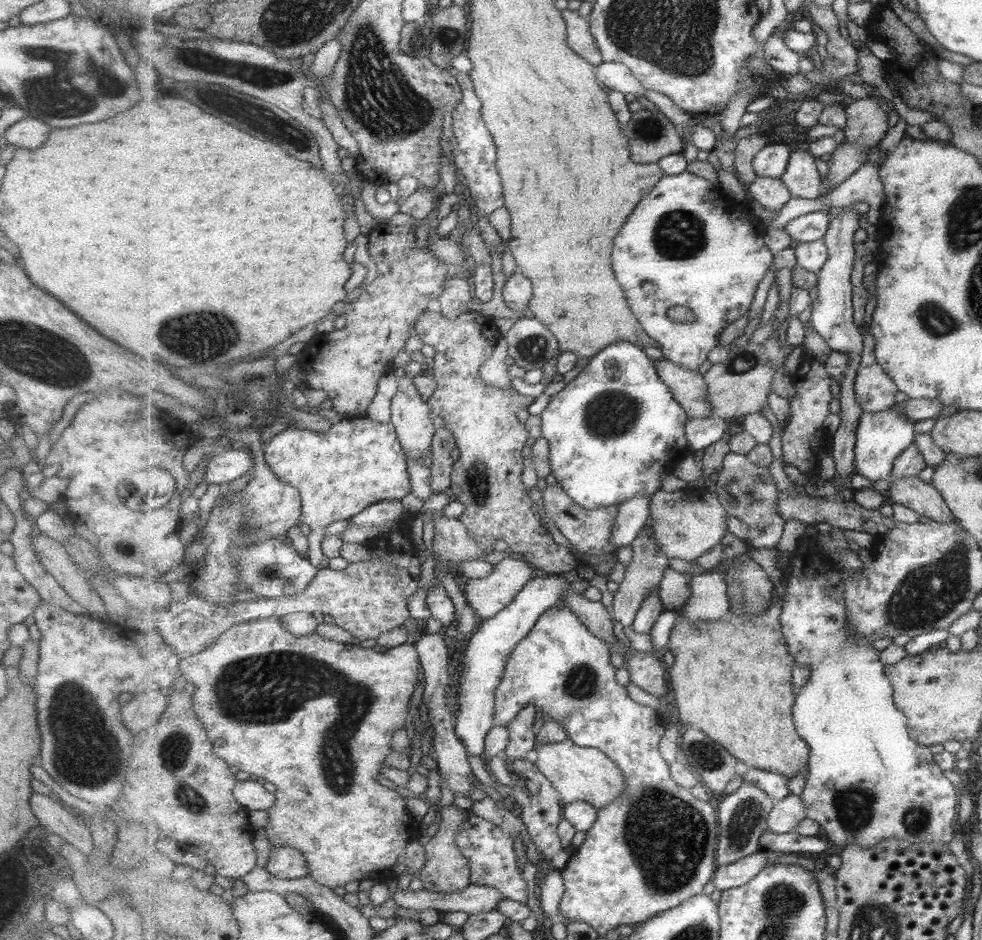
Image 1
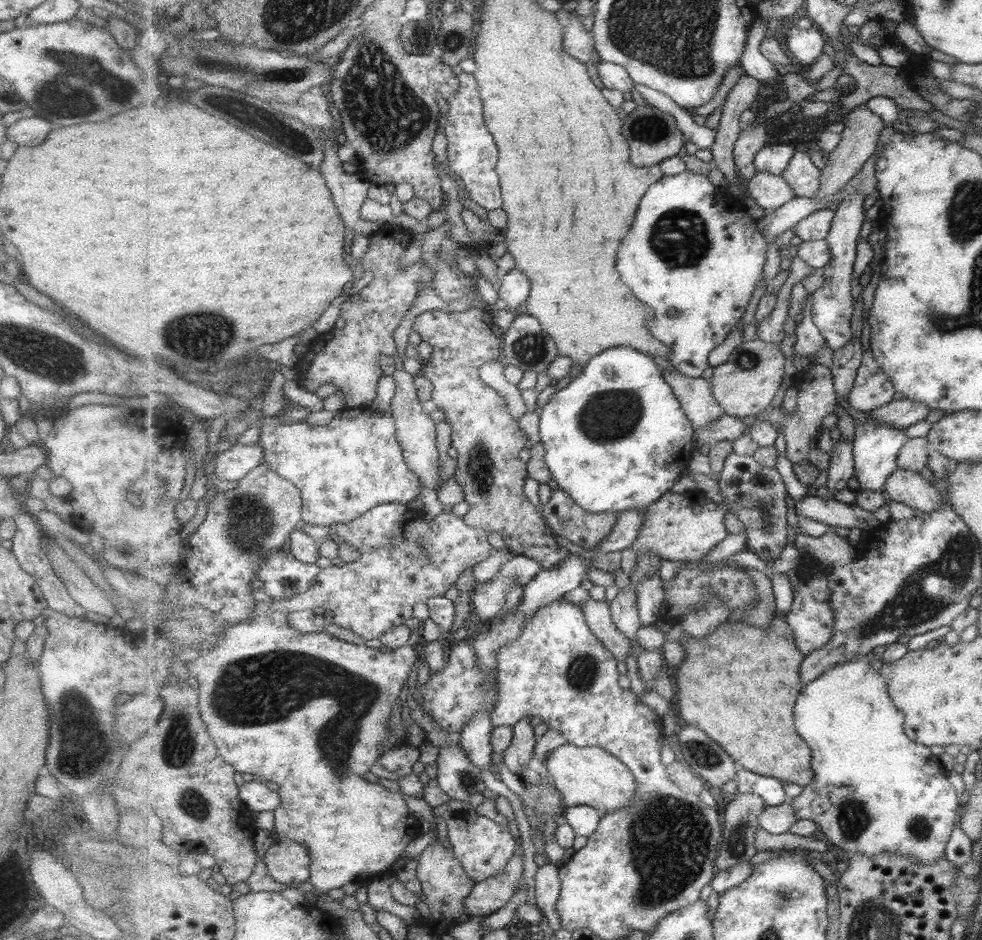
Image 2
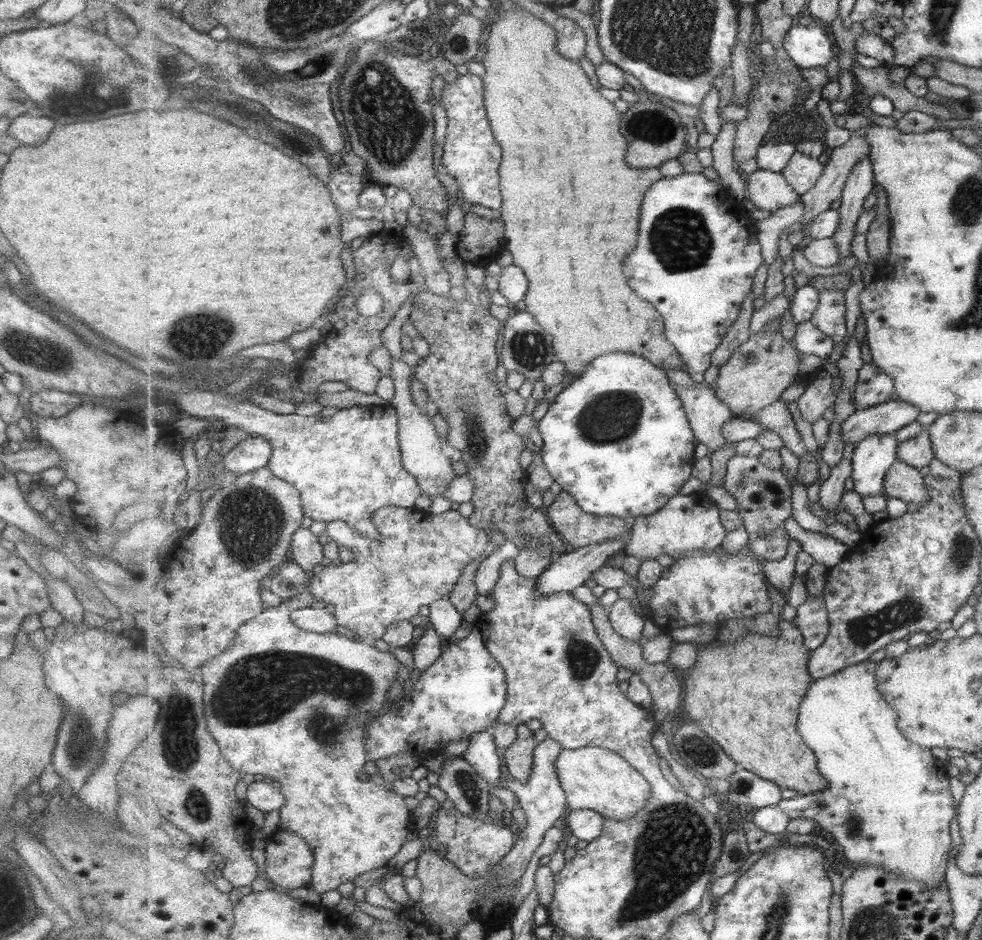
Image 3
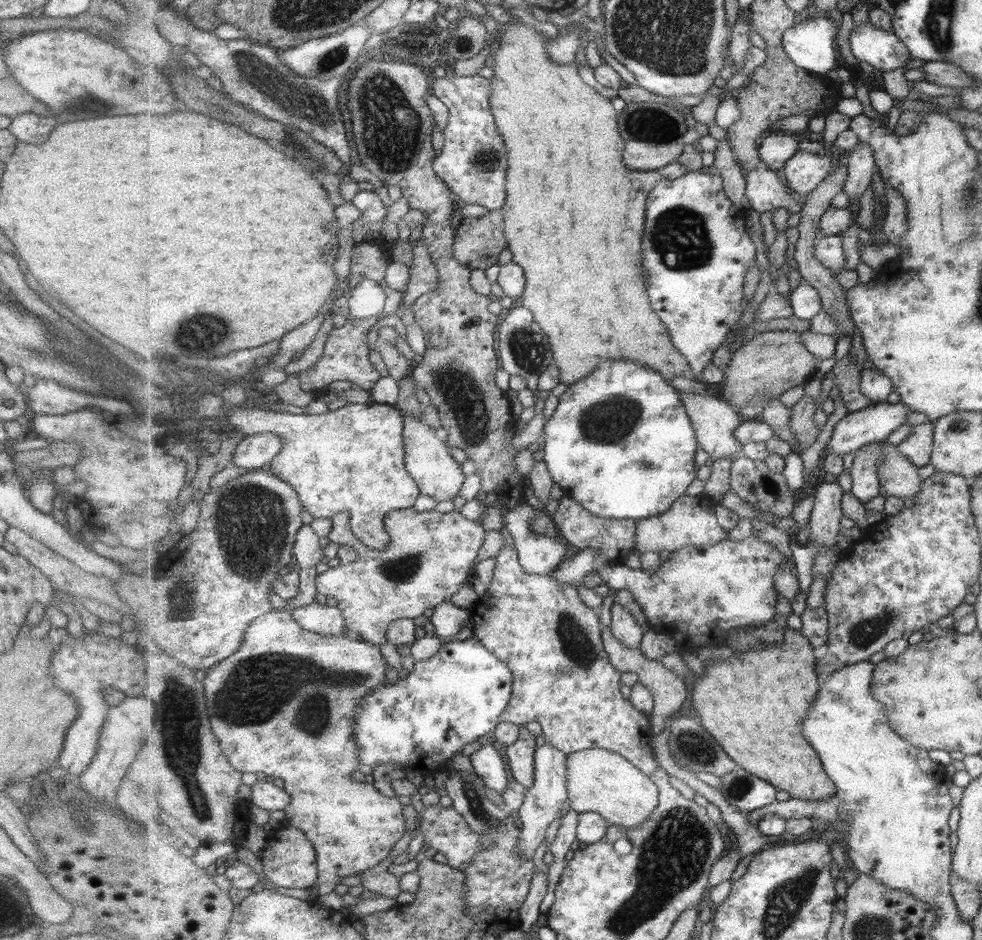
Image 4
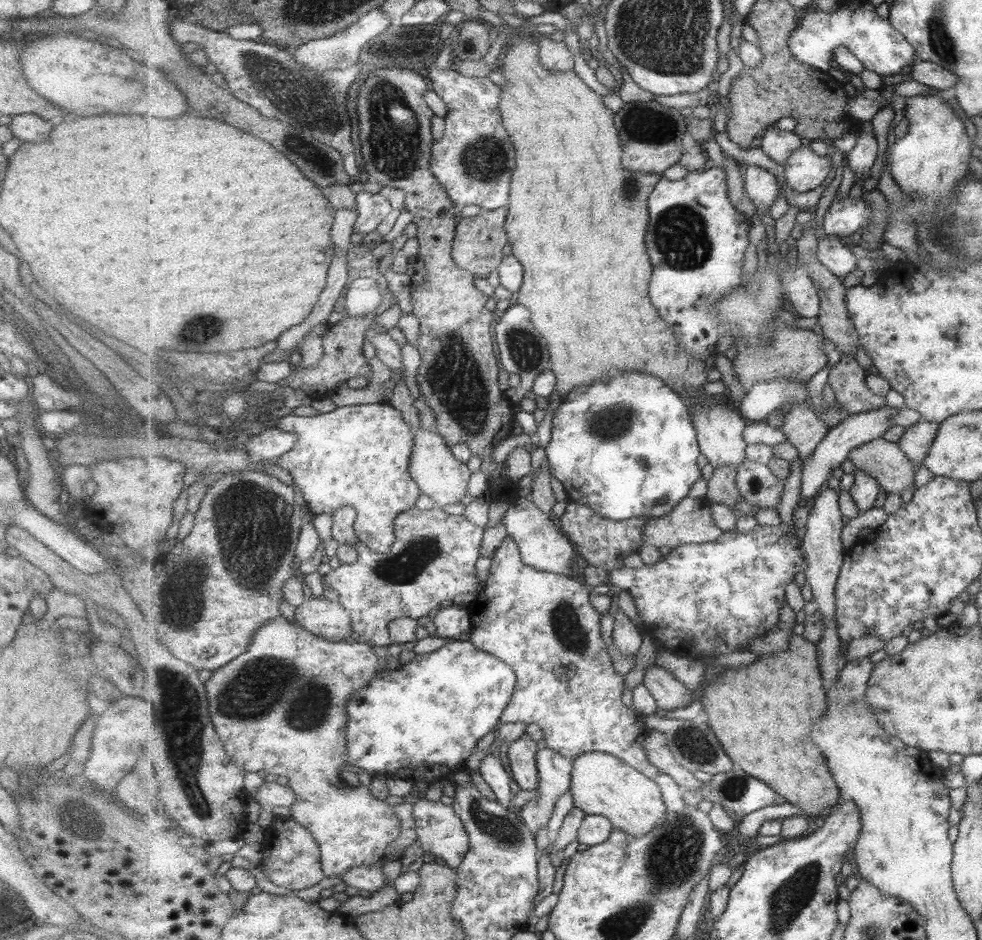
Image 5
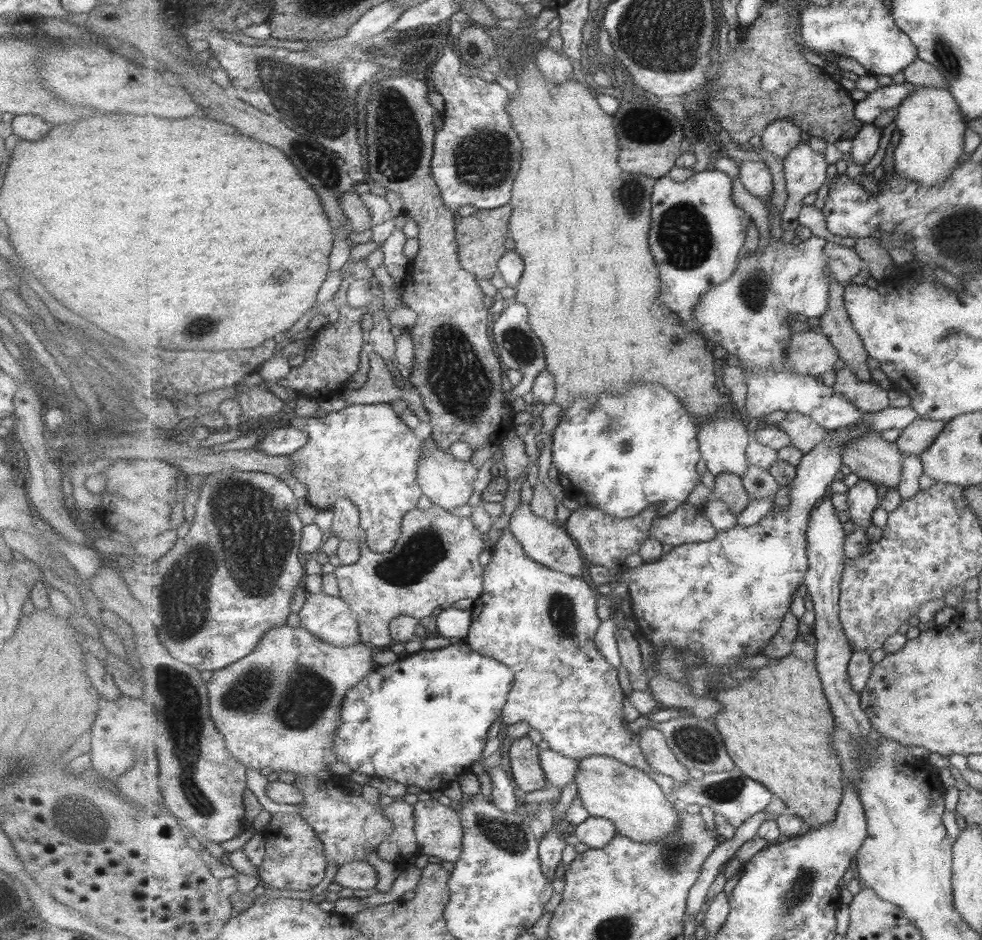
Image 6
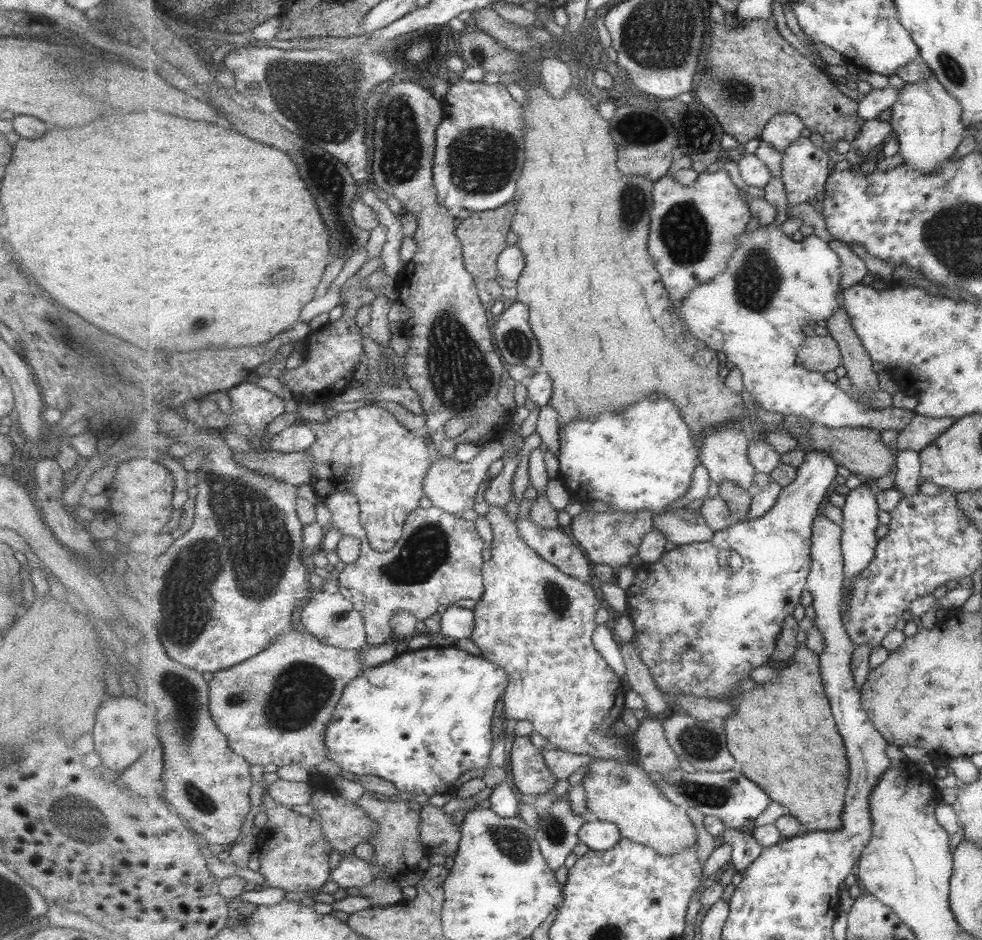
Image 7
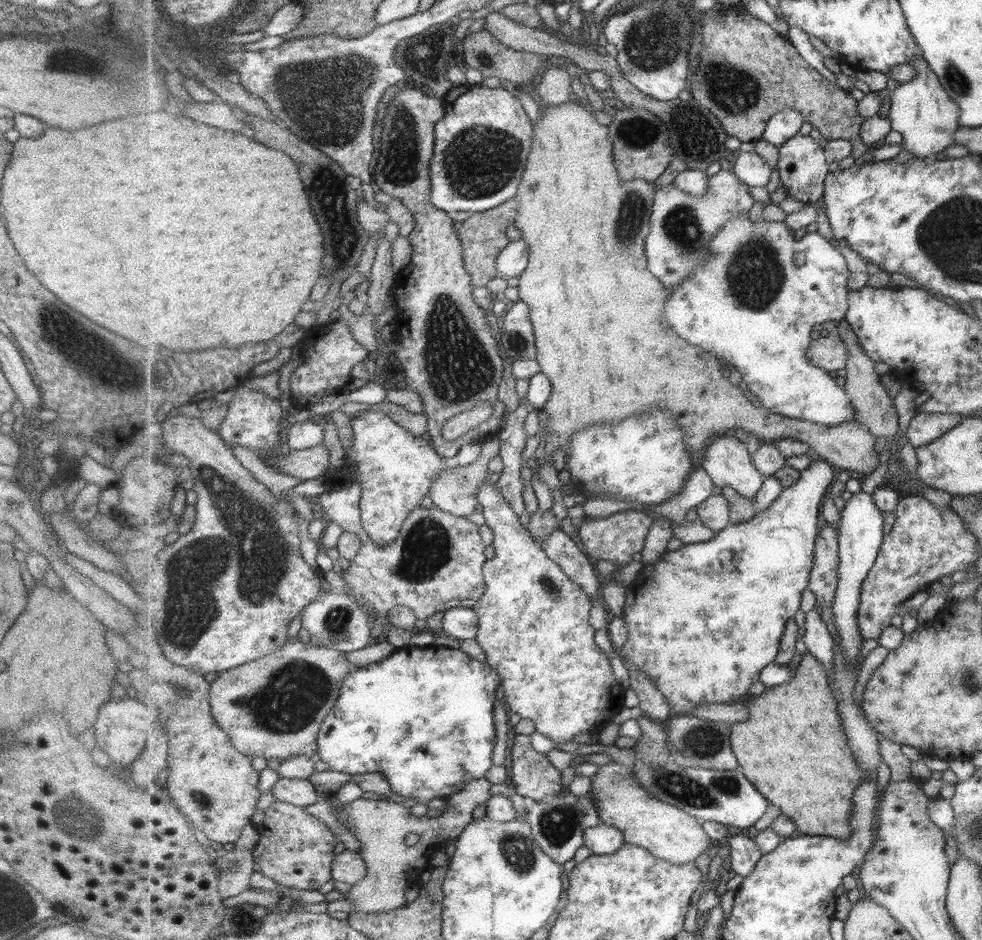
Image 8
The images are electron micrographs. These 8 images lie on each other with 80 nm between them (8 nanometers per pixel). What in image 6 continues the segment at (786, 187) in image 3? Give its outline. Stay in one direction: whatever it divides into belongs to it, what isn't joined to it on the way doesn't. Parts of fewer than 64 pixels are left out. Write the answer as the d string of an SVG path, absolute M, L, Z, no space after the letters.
M763 160L741 162L739 177L747 190L763 201L768 201L773 194L773 176Z

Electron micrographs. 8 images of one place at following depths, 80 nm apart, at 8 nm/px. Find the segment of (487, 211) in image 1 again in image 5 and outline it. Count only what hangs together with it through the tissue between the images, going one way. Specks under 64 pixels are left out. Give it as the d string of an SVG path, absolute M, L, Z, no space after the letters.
M437 67L430 69L429 82L431 89L444 101L444 104L448 108L448 112L445 117L445 133L440 140L435 141L434 143L432 171L435 173L435 176L447 189L447 192L449 192L449 197L451 197L451 200L453 200L453 203L455 203L457 207L464 205L477 205L483 210L498 210L499 208L507 206L509 203L509 188L511 188L511 178L513 178L513 172L515 172L517 164L515 164L515 148L513 148L513 142L511 142L511 138L509 138L509 134L507 134L507 130L505 130L504 119L503 116L501 116L501 111L499 109L502 95L501 85L495 84L488 76L463 76L463 74L457 72L456 69L437 69Z

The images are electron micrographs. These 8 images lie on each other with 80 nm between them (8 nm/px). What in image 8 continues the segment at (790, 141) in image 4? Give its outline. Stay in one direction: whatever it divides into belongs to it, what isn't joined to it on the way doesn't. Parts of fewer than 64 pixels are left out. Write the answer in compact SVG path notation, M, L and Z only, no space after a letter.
M789 108L772 116L762 138L780 149L786 142L800 134L803 124L804 116L798 110Z

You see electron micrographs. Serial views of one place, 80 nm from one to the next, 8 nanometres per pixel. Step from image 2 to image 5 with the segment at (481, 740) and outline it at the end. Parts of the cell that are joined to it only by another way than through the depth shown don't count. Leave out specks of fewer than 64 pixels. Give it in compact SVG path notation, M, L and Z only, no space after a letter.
M493 747L489 754L483 758L477 770L498 796L497 801L504 807L512 806L511 798L513 798L514 793L511 792L511 774L501 764L496 753L496 747Z

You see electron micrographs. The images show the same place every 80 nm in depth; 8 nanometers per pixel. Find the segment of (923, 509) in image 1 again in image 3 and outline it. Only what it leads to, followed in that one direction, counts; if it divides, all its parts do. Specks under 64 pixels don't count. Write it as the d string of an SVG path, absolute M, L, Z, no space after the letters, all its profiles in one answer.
M899 459L886 475L885 488L884 492L889 497L900 498L910 503L913 508L923 506L932 499L928 485L919 469Z

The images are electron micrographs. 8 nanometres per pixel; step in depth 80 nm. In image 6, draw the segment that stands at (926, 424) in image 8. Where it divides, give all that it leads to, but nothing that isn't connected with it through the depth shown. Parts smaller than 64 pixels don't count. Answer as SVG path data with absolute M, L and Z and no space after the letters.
M919 417L911 426L901 431L895 442L902 453L920 457L939 438L947 423L948 421Z

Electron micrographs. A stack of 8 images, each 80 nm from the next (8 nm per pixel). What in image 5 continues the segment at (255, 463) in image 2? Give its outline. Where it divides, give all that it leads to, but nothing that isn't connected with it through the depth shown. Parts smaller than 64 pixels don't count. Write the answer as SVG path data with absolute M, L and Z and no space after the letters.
M278 427L267 428L253 435L242 446L252 462L273 462L297 444L298 436Z

